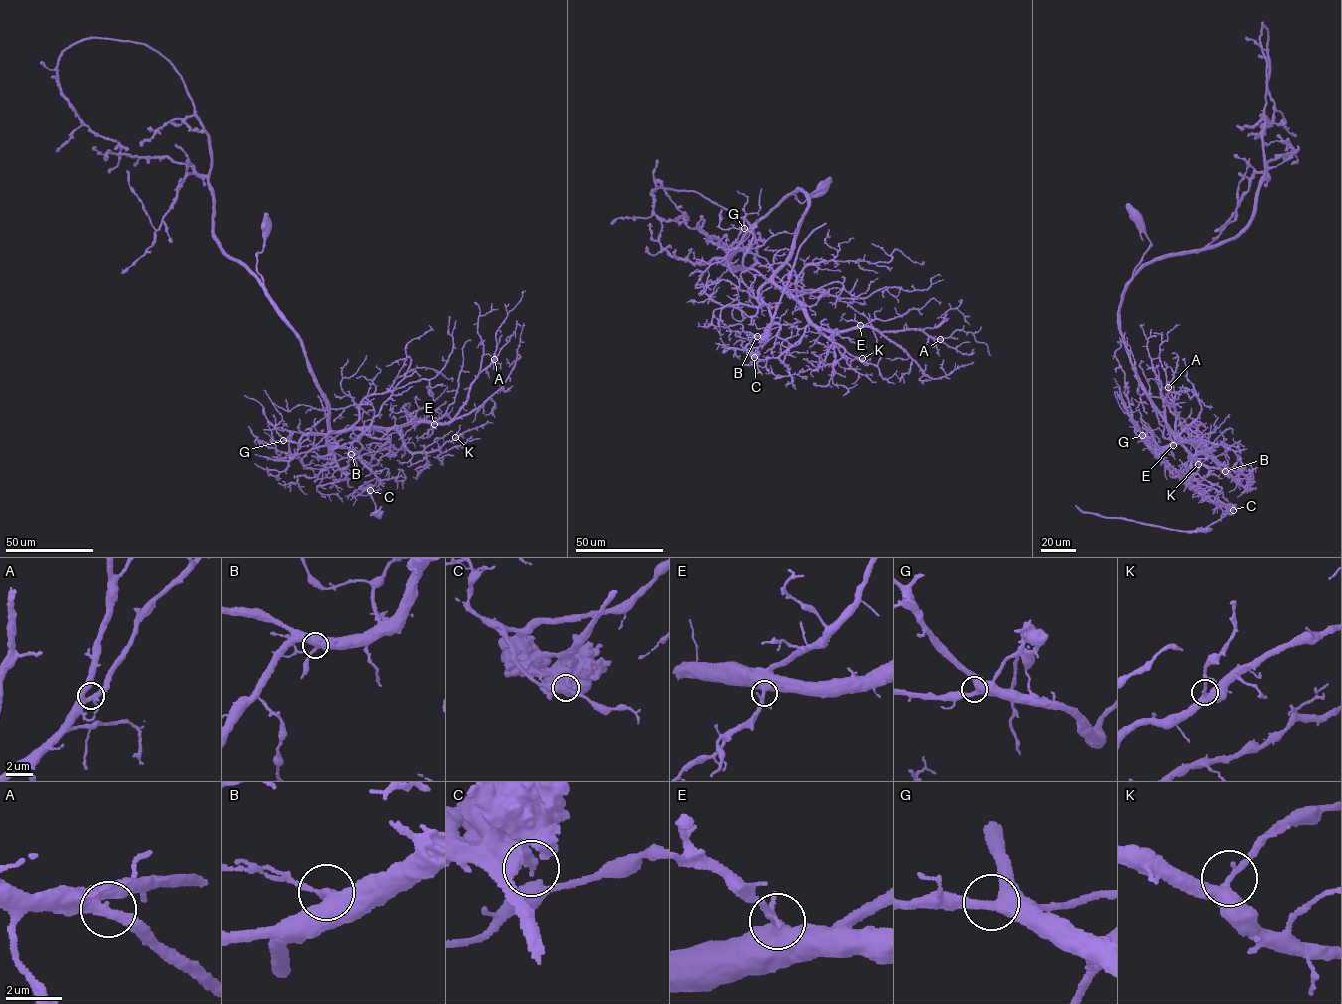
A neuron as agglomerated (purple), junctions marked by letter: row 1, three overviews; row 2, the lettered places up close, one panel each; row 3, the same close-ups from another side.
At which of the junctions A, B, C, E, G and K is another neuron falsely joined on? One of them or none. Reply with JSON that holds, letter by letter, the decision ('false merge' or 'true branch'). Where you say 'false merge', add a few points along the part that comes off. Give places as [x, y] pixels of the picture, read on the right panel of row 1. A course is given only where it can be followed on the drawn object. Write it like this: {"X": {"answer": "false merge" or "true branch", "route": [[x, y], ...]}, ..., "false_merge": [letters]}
{"A": {"answer": "true branch"}, "B": {"answer": "true branch"}, "C": {"answer": "false merge", "route": [[1233, 510], [1204, 528], [1184, 531], [1104, 517], [1085, 512], [1075, 505]]}, "E": {"answer": "true branch"}, "G": {"answer": "true branch"}, "K": {"answer": "true branch"}, "false_merge": ["C"]}

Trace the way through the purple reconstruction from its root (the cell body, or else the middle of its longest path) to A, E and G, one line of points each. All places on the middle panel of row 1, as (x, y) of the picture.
A: (823, 189), (801, 203), (795, 189), (804, 192), (807, 207), (774, 281), (820, 327), (918, 329), (940, 339)
E: (823, 189), (801, 203), (795, 189), (804, 192), (807, 207), (773, 278), (814, 324), (838, 331), (860, 325)
G: (823, 189), (801, 203), (795, 189), (807, 207), (784, 263), (768, 279), (743, 265), (752, 236), (744, 228)

